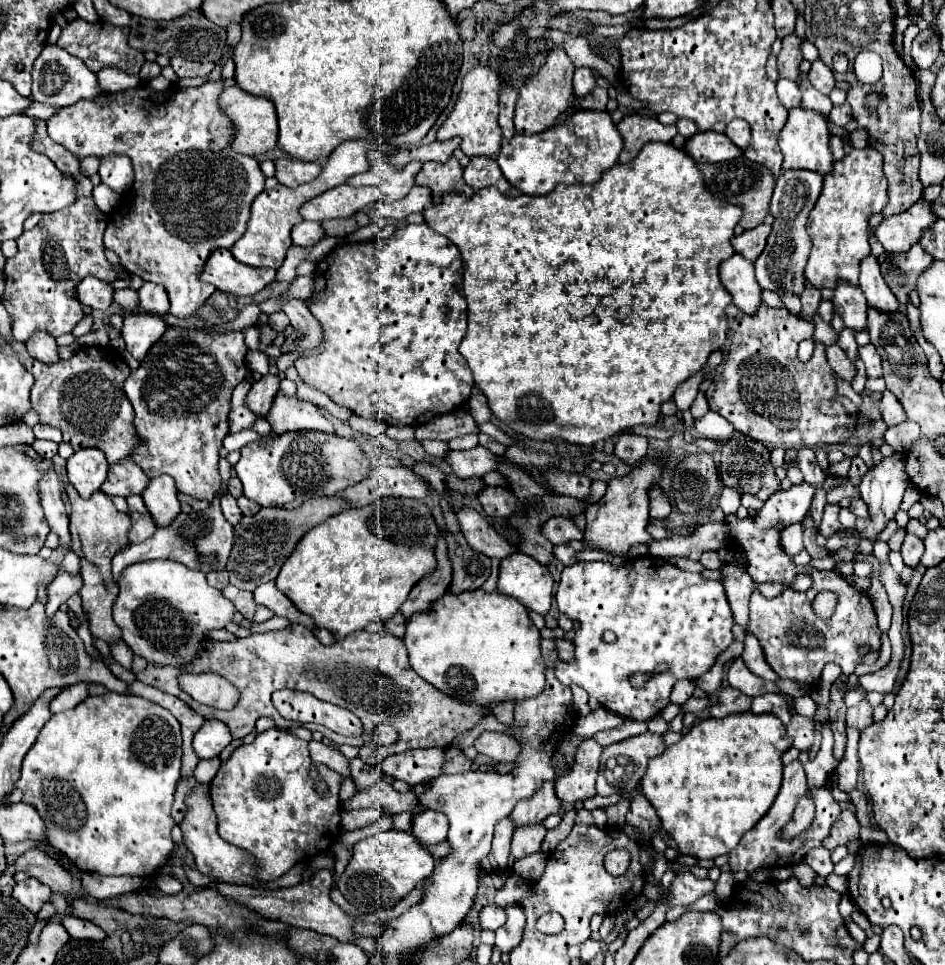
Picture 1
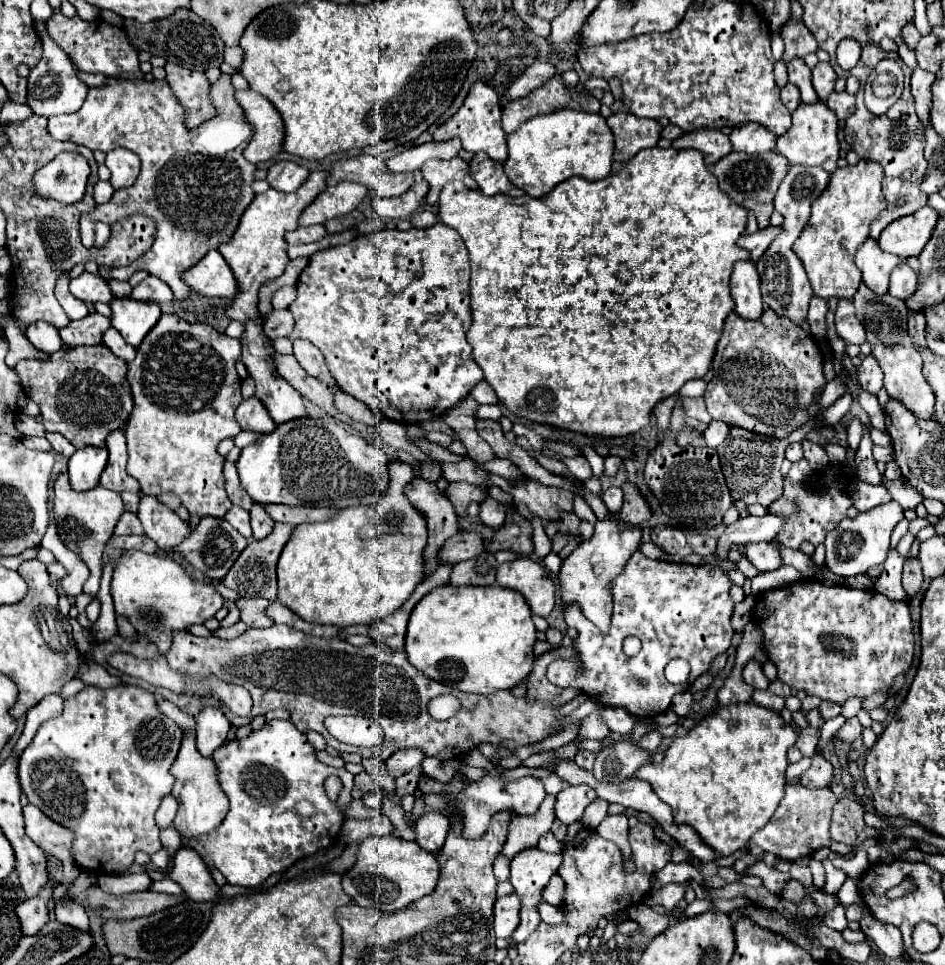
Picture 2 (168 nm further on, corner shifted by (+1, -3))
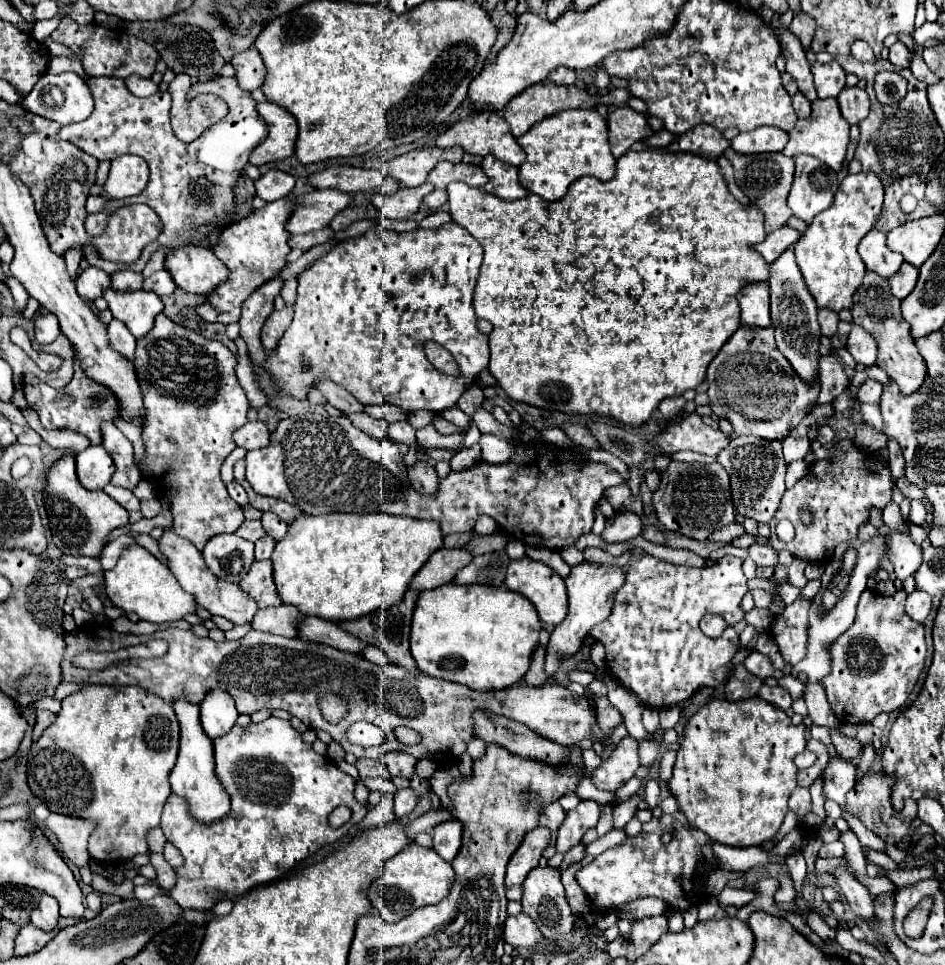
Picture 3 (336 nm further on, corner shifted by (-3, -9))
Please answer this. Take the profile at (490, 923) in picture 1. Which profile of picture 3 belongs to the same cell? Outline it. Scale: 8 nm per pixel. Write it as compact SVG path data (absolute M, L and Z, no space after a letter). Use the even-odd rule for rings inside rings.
M509 915L505 921L505 931L503 931L505 943L509 943L511 947L533 947L535 943L543 941L537 925L525 915Z

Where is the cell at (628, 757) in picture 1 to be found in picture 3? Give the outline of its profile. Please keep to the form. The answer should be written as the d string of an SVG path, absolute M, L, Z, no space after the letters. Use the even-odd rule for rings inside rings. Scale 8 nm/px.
M625 737L621 743L613 749L611 757L603 761L591 775L597 789L603 791L617 791L621 785L625 785L637 771L639 757L637 757L637 739Z

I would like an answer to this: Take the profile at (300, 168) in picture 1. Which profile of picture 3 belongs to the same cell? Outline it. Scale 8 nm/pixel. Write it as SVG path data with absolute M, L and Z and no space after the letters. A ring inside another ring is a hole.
M271 169L267 171L257 183L257 195L265 201L277 201L277 199L283 199L287 197L293 187L295 187L295 179L293 175L285 173L285 171L279 171L279 169Z

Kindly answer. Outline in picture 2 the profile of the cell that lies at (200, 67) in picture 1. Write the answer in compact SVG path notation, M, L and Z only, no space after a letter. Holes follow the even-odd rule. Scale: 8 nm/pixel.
M167 63L165 71L167 71L167 83L169 83L173 95L177 97L181 107L187 111L187 115L185 115L187 129L199 127L203 121L207 121L215 115L215 107L211 105L211 97L209 97L211 85L209 85L205 73L189 71L189 69L185 69L181 65L173 65L173 63Z

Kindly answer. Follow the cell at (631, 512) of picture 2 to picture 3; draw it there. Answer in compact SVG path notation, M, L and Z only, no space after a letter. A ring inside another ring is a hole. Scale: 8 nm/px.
M621 511L621 513L613 515L611 519L607 519L603 539L609 543L627 541L627 539L637 537L641 531L643 531L641 519L633 511Z

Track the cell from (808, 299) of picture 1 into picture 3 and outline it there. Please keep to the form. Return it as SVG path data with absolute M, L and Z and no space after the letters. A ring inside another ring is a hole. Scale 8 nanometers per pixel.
M819 309L819 325L821 325L821 333L825 337L835 335L837 323L839 323L839 317L837 317L835 311L831 311L831 309Z

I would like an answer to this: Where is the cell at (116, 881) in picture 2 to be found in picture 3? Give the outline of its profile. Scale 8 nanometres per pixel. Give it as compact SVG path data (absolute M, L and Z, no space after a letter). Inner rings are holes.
M137 885L133 887L133 899L151 899L159 893L159 887L157 885Z

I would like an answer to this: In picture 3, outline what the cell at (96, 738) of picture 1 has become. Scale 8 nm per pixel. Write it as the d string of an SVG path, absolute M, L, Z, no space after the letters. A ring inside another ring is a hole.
M89 685L63 699L57 721L31 745L27 783L31 793L41 799L49 811L93 821L95 831L89 837L91 859L119 865L135 855L149 855L147 835L151 829L159 827L161 809L171 795L169 773L175 767L177 751L179 723L171 703L137 685Z

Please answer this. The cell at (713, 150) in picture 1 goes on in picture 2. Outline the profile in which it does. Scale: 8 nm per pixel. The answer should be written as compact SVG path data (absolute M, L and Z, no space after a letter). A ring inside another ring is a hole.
M697 129L691 133L683 133L671 145L673 149L697 149L705 155L707 167L715 165L719 159L733 151L731 141L719 129Z

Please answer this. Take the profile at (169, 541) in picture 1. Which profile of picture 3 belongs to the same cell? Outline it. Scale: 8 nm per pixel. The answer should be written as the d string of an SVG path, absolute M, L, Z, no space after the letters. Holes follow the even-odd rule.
M221 533L221 535L215 535L215 537L211 537L207 541L207 545L203 549L203 559L205 559L205 565L211 569L211 573L215 573L219 579L231 581L231 583L239 583L247 575L253 559L255 559L253 557L253 543L251 541L243 541L235 533L229 533L229 535Z

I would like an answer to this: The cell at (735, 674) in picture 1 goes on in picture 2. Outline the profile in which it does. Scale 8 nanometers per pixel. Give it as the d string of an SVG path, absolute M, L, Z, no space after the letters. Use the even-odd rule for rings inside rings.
M749 659L749 663L743 669L743 679L747 685L751 685L753 689L767 689L769 687L769 679L765 677L761 663L757 659Z

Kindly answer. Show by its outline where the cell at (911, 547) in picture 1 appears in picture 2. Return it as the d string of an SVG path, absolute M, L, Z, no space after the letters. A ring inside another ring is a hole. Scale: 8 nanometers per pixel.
M917 559L905 563L905 569L903 569L903 589L905 589L905 593L907 593L909 599L913 599L919 593L921 583L923 583L923 575L919 571Z

